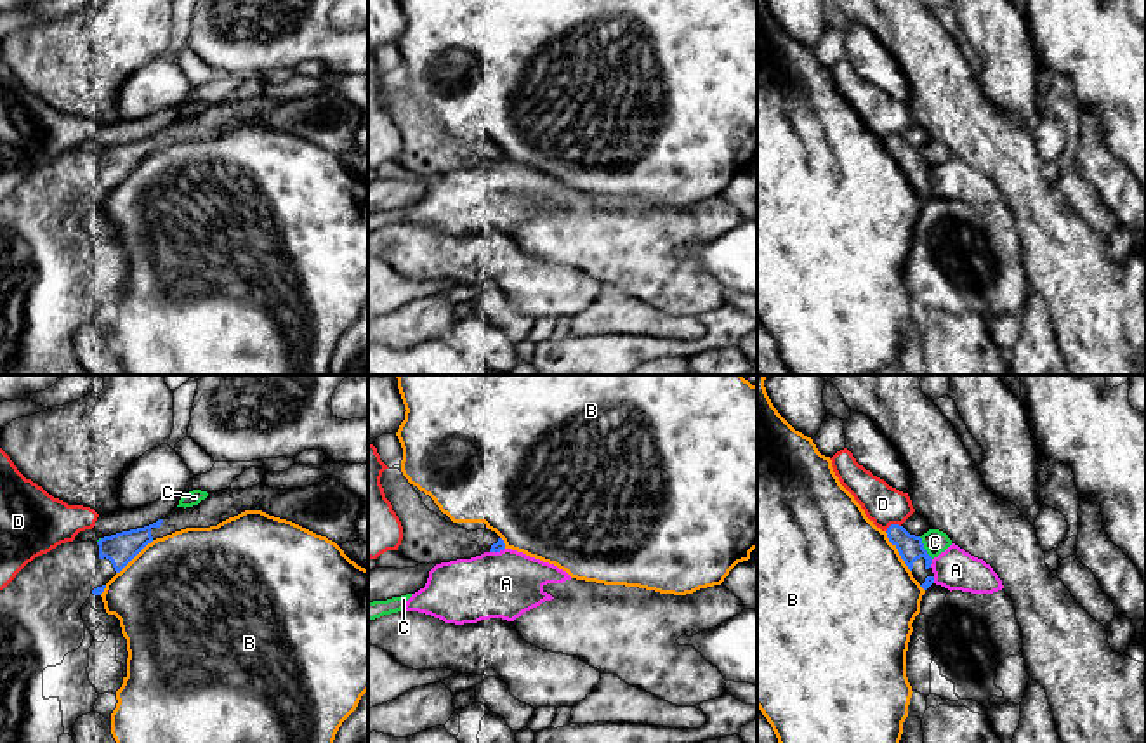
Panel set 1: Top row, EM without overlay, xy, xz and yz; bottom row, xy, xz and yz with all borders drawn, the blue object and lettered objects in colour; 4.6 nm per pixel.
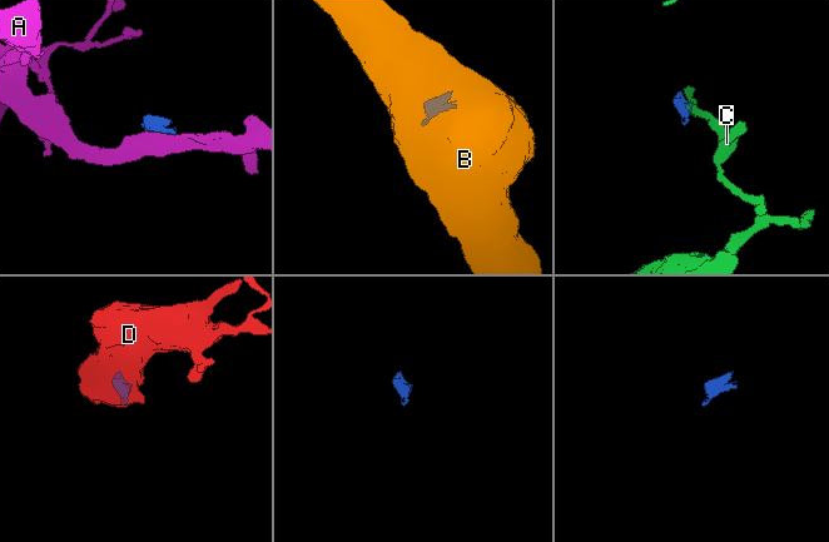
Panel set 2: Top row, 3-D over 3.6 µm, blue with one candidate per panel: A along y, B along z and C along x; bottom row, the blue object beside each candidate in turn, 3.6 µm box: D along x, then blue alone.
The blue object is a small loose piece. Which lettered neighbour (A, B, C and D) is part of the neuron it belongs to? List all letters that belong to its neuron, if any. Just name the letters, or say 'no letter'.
no letter

